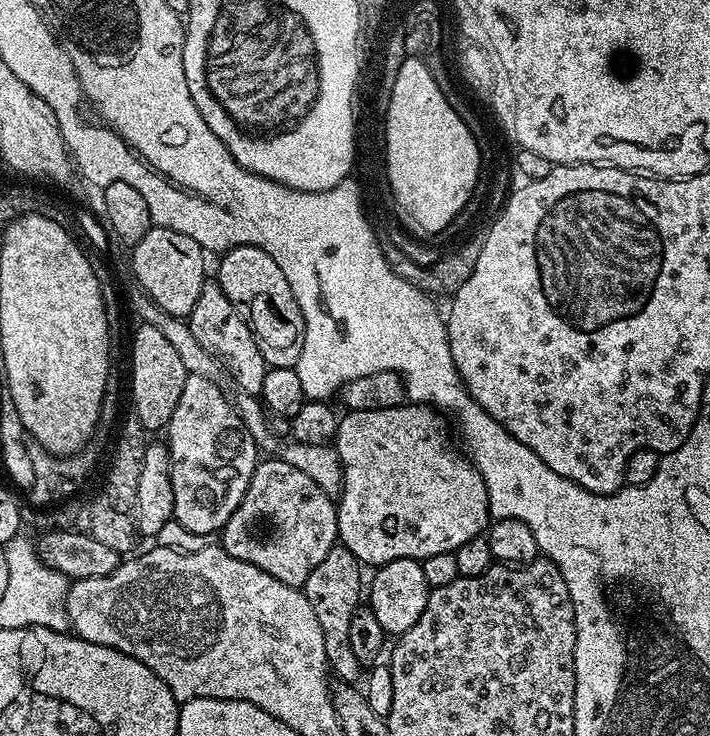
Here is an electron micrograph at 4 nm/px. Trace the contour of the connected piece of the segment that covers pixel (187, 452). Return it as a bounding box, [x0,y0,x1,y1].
[166,375,258,537]

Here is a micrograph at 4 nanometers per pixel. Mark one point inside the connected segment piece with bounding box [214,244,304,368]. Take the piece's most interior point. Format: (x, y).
(249, 277)

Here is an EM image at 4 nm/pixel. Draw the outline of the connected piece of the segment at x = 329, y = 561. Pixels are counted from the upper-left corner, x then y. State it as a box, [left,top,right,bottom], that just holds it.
[302,546,362,685]

